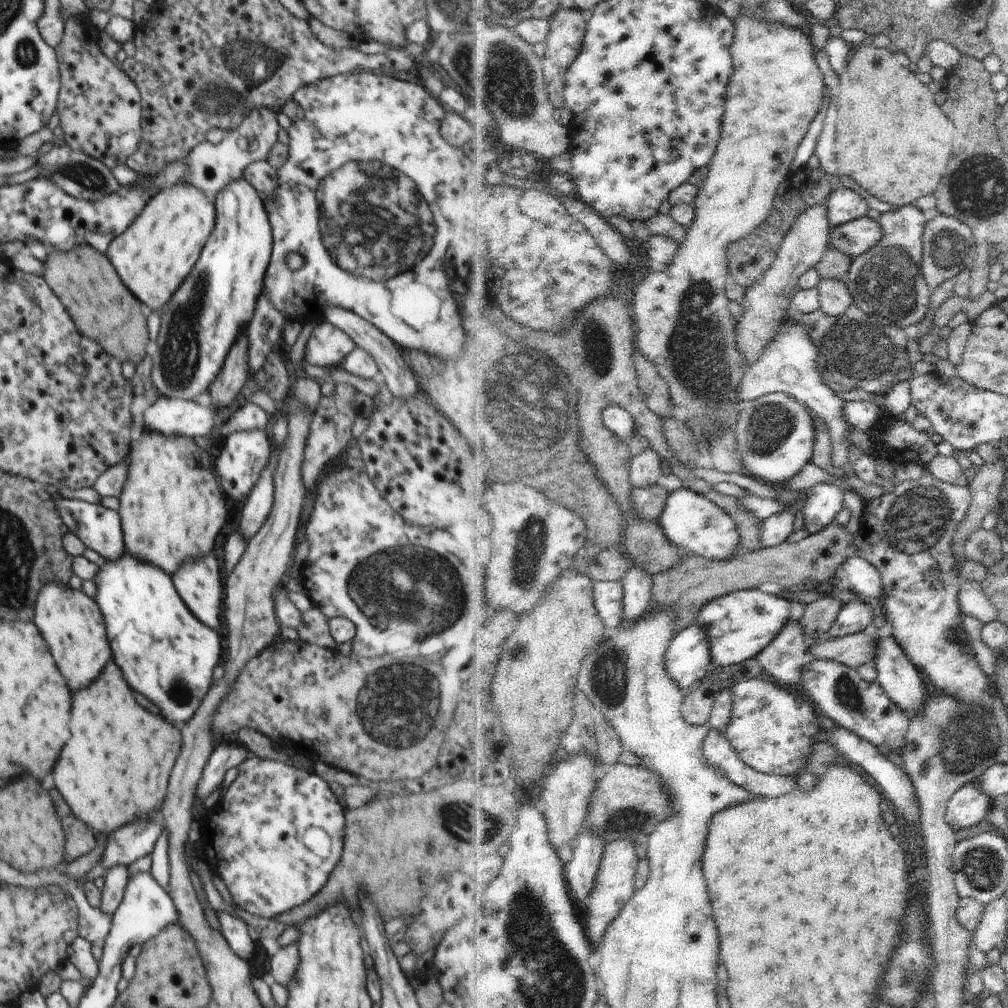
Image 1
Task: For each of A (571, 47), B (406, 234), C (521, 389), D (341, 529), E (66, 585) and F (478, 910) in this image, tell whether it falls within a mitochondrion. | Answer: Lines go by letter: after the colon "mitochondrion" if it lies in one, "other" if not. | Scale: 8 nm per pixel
A: other
B: mitochondrion
C: mitochondrion
D: other
E: other
F: other

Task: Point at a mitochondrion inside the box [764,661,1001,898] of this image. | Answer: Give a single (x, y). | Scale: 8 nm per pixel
(962, 739)

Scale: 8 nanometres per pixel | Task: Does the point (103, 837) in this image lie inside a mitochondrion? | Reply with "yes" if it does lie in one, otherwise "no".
no

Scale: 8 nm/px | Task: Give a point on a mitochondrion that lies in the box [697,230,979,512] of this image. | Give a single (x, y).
(856, 350)

